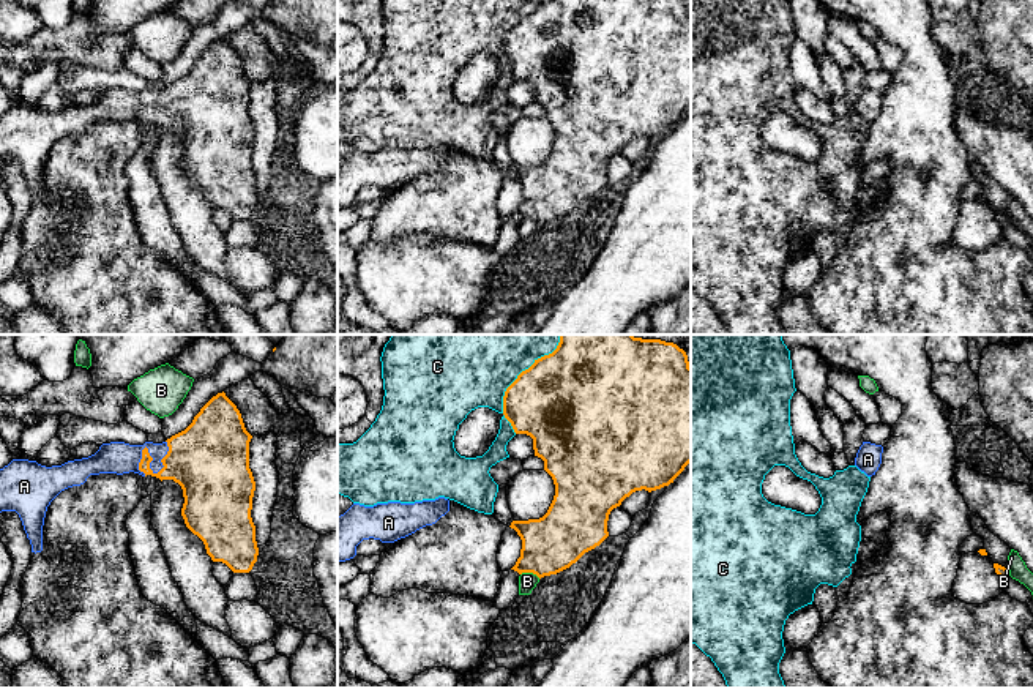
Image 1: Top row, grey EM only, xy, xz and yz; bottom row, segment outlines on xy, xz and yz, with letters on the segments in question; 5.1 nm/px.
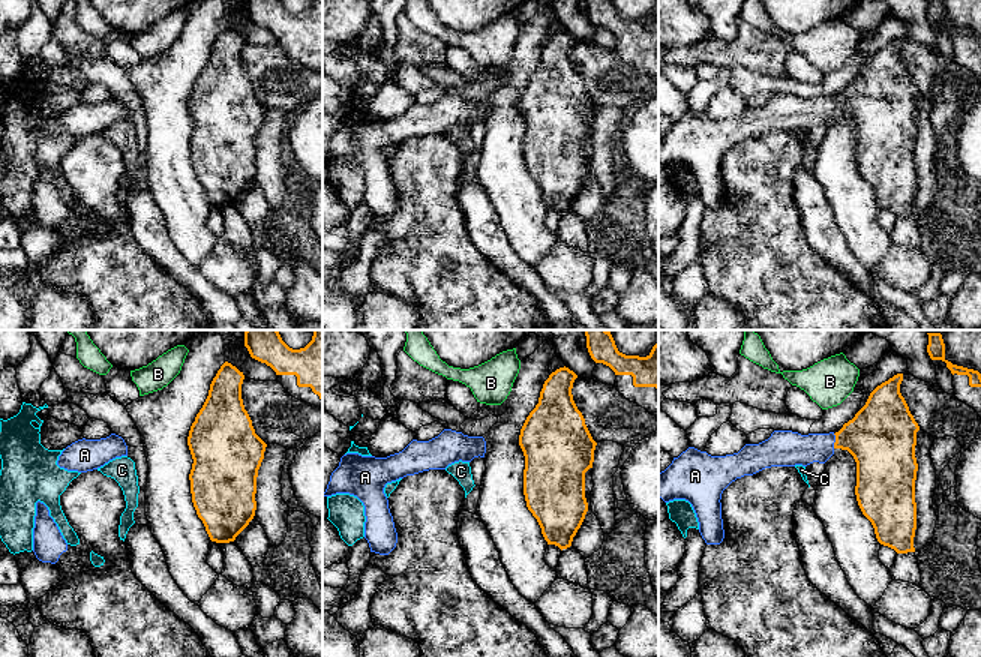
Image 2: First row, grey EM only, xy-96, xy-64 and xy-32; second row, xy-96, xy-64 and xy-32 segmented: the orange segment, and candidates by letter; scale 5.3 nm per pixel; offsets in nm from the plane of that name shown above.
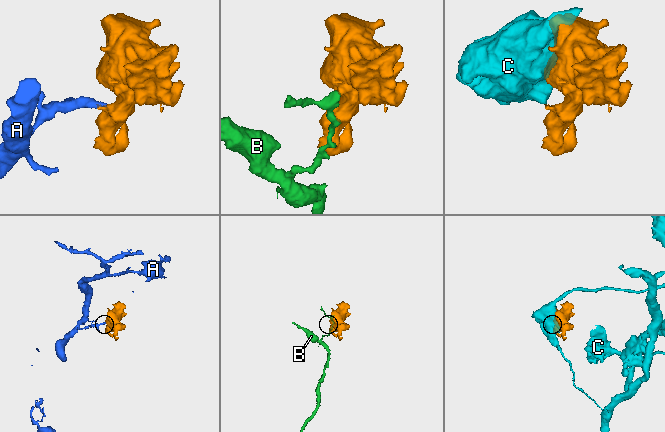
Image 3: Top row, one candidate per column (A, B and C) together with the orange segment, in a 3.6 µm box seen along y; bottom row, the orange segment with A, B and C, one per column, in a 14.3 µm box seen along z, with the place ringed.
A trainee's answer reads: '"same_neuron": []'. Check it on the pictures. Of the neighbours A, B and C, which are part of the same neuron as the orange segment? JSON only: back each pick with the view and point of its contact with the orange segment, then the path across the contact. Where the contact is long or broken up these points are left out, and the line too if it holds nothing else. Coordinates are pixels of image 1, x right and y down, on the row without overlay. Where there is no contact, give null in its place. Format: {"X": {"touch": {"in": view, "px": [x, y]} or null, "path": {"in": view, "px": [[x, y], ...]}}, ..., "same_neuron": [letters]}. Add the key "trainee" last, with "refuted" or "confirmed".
{"A": {"touch": {"in": "xy", "px": [150, 108]}, "path": {"in": "xy", "px": [[199, 104], [156, 119], [150, 108], [145, 93], [119, 104]]}}, "same_neuron": ["A"], "trainee": "refuted"}

